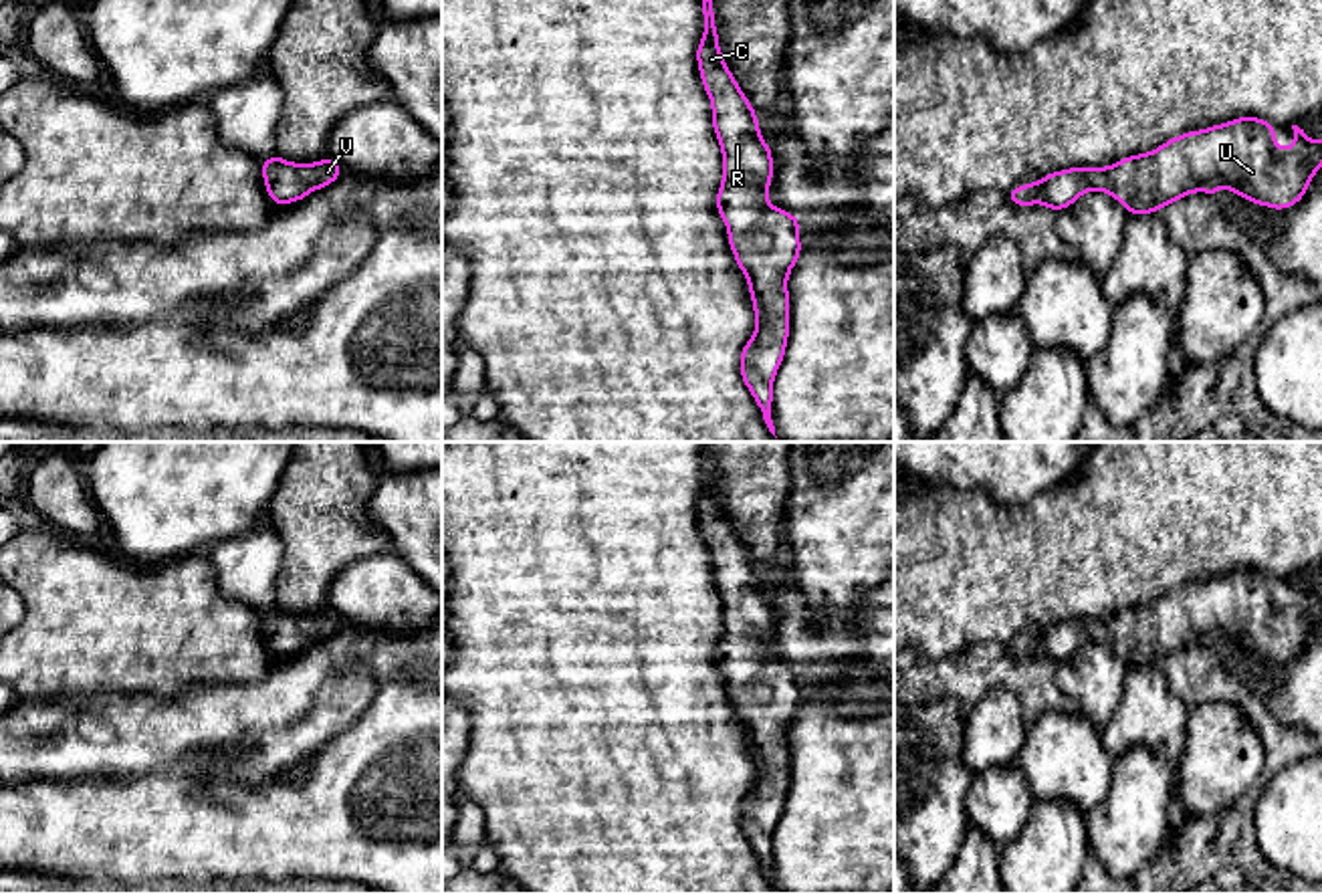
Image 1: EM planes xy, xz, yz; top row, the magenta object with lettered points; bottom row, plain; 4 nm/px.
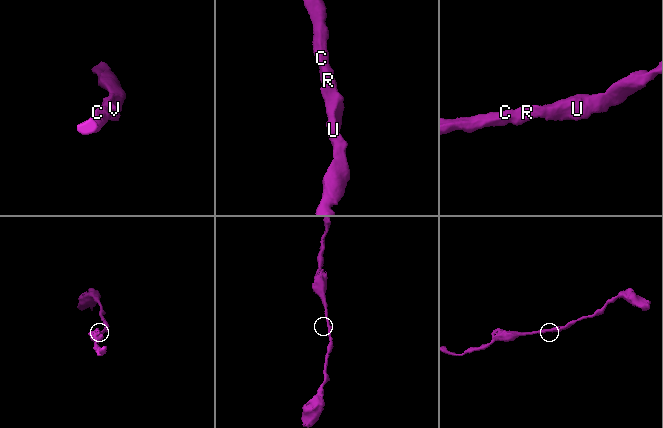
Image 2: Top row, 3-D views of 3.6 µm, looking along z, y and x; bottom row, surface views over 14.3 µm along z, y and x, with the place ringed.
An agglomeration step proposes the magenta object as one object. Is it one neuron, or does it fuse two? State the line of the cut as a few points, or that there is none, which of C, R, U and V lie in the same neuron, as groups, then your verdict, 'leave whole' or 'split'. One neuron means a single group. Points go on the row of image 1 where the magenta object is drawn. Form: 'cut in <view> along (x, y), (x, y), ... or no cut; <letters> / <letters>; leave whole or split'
no cut; C R U V; leave whole

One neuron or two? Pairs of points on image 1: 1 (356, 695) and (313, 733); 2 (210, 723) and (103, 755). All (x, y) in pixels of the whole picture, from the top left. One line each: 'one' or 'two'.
1: one
2: one

